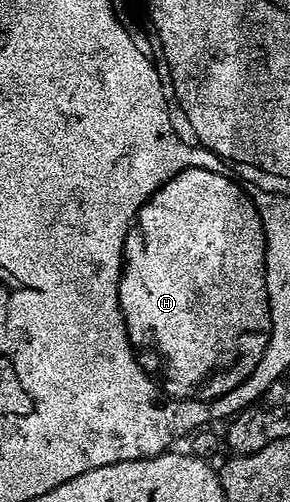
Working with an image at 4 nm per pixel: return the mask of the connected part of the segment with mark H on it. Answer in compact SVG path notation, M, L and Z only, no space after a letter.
M177 170L165 180L145 202L145 210L139 214L125 237L125 252L121 283L117 285L117 295L121 305L121 315L129 333L138 362L146 374L158 383L171 398L197 398L201 402L210 402L213 398L239 388L259 364L263 352L269 343L271 332L271 308L269 307L269 276L267 273L267 231L261 221L264 219L263 204L250 191L246 181L236 180L225 175L225 170Z

